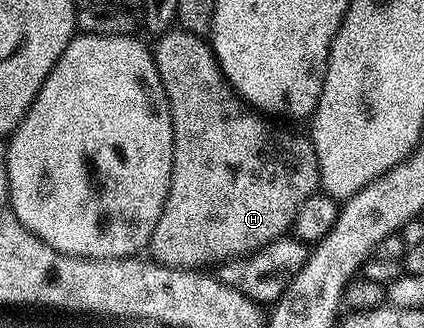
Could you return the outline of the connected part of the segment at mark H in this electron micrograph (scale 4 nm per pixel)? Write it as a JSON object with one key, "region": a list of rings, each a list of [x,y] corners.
{"region":[[[171,28],[157,39],[158,43],[153,43],[152,53],[154,63],[160,76],[160,84],[164,84],[164,92],[168,100],[168,108],[172,116],[172,132],[174,133],[174,151],[172,152],[172,176],[170,177],[170,187],[164,208],[160,212],[160,220],[156,220],[156,228],[150,237],[148,254],[155,262],[168,268],[177,270],[197,270],[199,268],[214,268],[224,262],[231,262],[234,258],[243,258],[245,254],[251,254],[266,246],[270,242],[275,242],[278,238],[287,237],[291,233],[296,212],[300,212],[300,204],[304,200],[311,198],[319,189],[318,181],[318,157],[314,151],[313,141],[302,134],[293,134],[290,130],[285,130],[282,126],[273,126],[269,117],[263,116],[259,111],[248,108],[246,103],[234,93],[233,88],[226,83],[226,78],[222,74],[222,69],[218,66],[218,61],[214,51],[210,48],[210,43],[205,37],[189,34],[181,28]]]}

